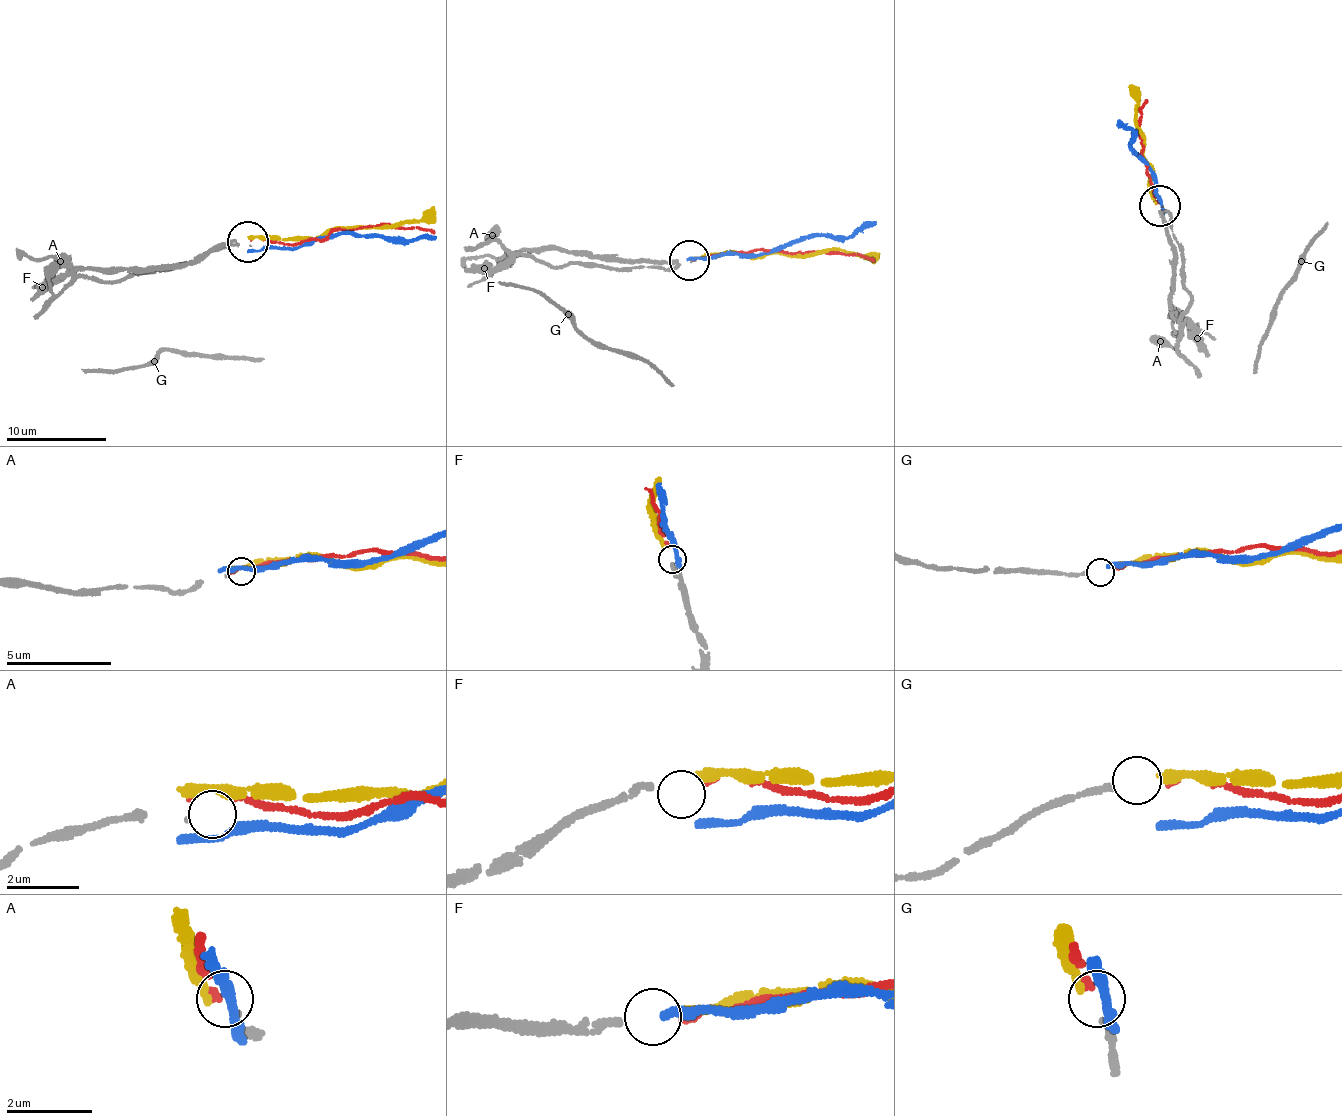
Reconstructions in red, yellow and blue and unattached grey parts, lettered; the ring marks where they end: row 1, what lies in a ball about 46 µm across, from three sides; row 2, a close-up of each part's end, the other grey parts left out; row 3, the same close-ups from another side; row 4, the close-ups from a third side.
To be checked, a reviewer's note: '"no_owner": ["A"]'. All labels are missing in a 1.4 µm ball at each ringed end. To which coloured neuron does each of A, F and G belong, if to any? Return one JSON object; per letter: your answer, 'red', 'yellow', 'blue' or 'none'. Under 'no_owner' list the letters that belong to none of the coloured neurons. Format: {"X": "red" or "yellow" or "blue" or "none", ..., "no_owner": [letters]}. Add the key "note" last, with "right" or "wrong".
{"A": "none", "F": "yellow", "G": "red", "no_owner": ["A"], "note": "right"}

